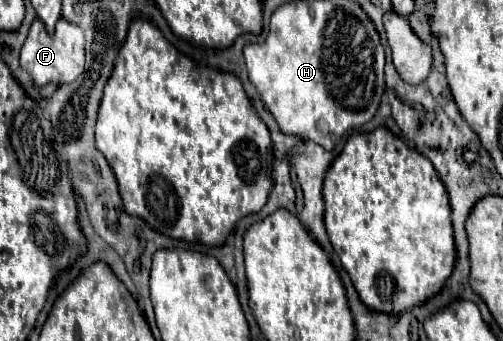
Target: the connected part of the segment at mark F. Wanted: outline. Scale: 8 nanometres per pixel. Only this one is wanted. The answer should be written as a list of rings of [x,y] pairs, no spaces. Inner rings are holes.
[[[62,17],[60,23],[56,23],[54,35],[50,35],[44,29],[44,23],[40,19],[34,19],[28,39],[22,45],[20,65],[22,65],[22,69],[26,69],[30,73],[30,77],[34,79],[34,83],[38,87],[42,87],[50,81],[56,85],[72,83],[78,75],[84,73],[84,31],[78,25],[72,25],[70,21],[66,21]]]

